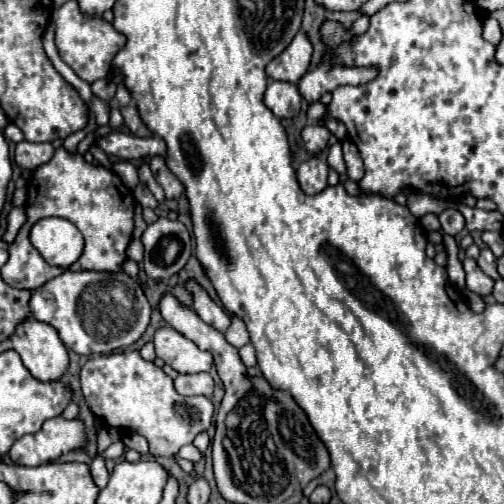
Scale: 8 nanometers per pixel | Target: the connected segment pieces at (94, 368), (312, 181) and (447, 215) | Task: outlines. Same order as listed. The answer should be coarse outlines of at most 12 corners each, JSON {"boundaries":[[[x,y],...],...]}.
{"boundaries":[[[137,350],[81,368],[85,404],[107,426],[175,456],[213,404],[177,394]],[[321,158],[299,164],[297,180],[305,194],[327,188],[329,166]],[[457,208],[439,214],[443,232],[457,236],[465,228],[465,218]]]}

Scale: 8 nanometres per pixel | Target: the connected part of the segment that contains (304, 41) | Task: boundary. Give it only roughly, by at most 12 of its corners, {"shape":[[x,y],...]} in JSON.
{"shape":[[305,30],[267,64],[273,80],[299,82],[313,46]]}

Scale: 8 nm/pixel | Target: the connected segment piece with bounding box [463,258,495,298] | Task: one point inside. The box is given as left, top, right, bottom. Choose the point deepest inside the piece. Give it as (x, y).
(477, 281)

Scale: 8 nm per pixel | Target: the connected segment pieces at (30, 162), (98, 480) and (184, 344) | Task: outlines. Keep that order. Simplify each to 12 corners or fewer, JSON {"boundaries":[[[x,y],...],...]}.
{"boundaries":[[[19,142],[15,162],[21,168],[37,170],[53,156],[49,142]],[[95,460],[91,476],[99,488],[109,480],[103,460]],[[163,326],[155,354],[179,374],[209,372],[213,356]]]}

